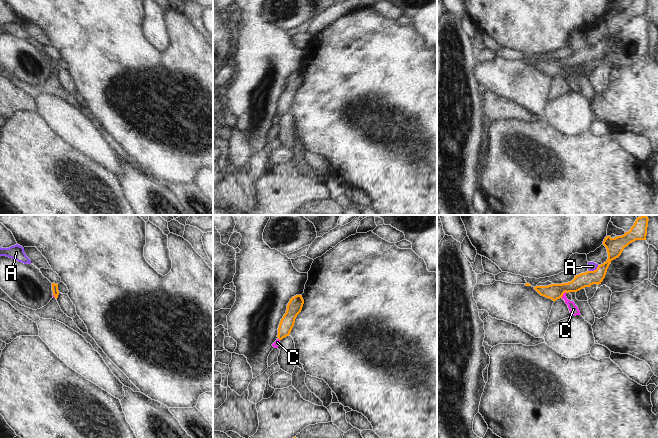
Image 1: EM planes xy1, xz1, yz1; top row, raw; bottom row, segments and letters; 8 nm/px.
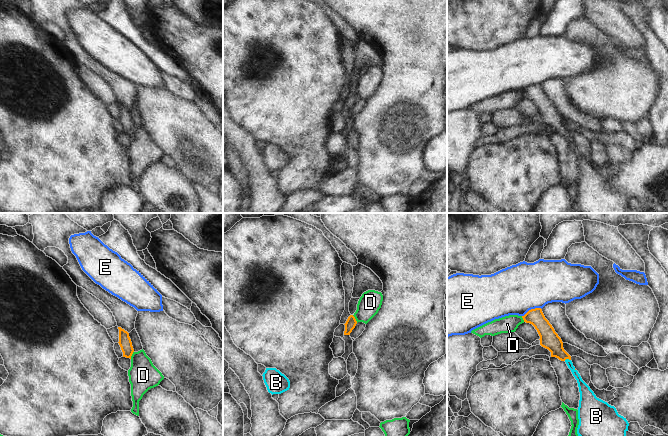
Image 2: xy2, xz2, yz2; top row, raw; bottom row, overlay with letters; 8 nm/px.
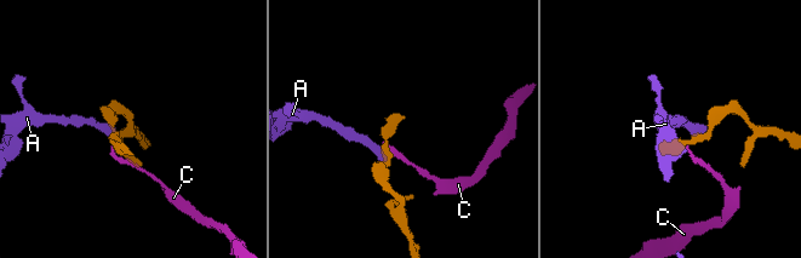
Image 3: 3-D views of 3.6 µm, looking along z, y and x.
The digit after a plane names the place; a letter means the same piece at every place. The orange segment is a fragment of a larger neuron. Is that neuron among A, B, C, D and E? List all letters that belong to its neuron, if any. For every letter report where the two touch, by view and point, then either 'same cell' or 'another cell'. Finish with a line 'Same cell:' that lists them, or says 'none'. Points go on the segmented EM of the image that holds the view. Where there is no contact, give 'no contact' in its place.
A: yz1 (594, 270) | another cell
B: yz2 (567, 358) | same cell
C: yz1 (563, 293) | another cell
D: xz2 (355, 319) | another cell
E: yz2 (531, 309) | another cell
Same cell: B

